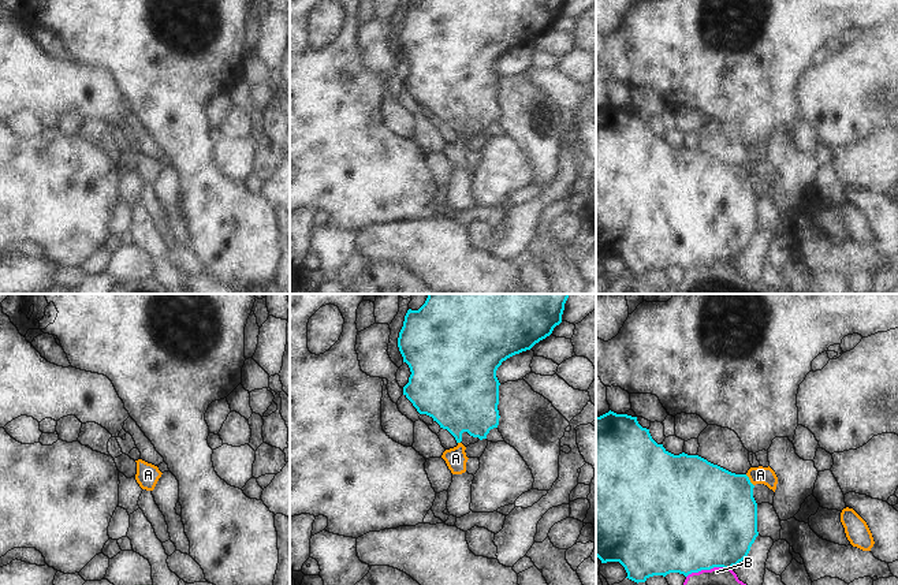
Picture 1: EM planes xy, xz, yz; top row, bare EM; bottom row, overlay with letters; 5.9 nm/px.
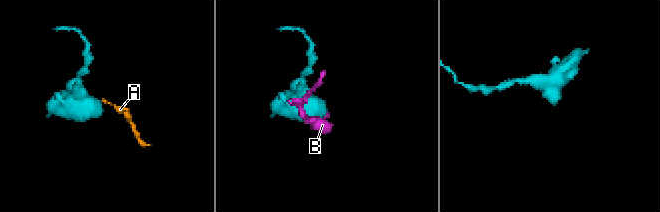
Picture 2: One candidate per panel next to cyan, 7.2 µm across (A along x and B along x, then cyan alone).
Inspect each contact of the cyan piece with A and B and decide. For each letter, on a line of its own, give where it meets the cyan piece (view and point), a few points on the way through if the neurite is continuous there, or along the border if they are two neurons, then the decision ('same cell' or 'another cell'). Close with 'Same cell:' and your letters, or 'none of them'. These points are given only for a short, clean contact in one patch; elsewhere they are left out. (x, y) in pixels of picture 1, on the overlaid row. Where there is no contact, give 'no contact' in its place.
A: contact yz (749, 480); border yz (745, 474), (753, 485); another cell
B: contact yz (708, 569); border yz (730, 567), (701, 569), (692, 572), (686, 577); another cell
Same cell: none of them

